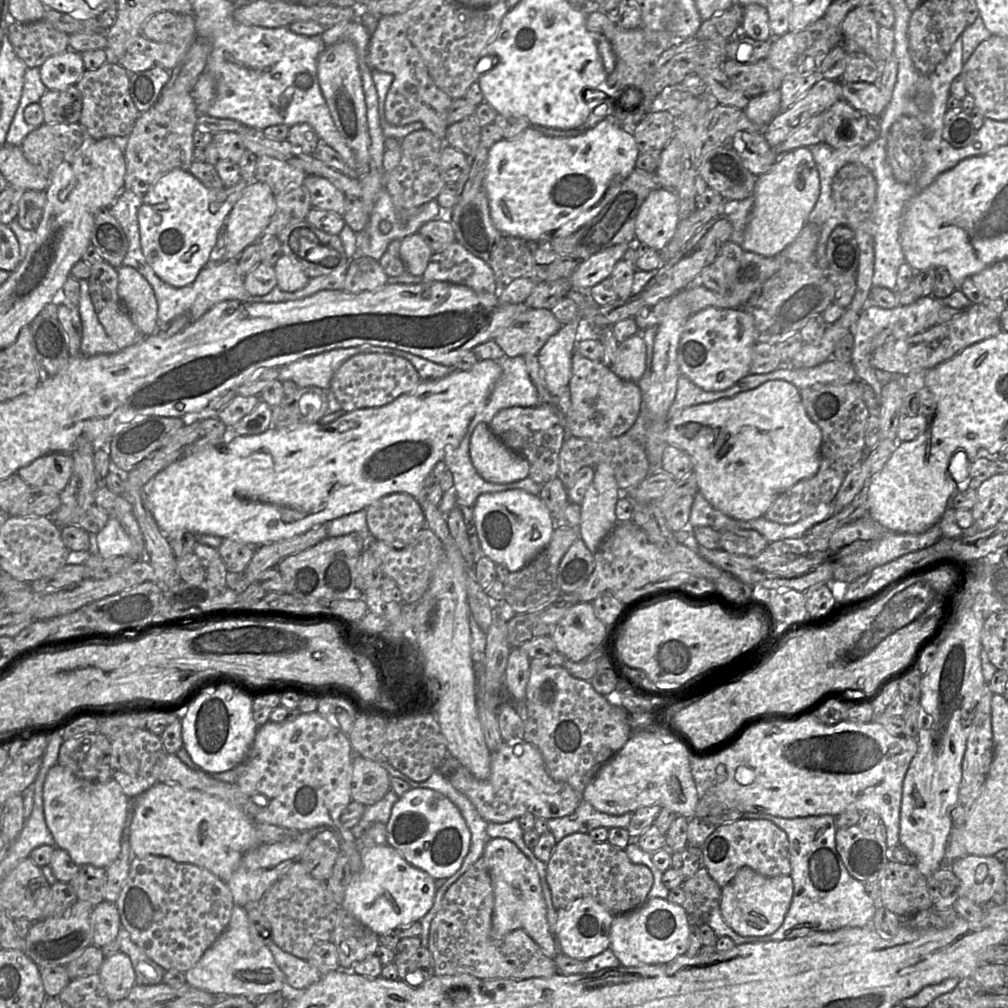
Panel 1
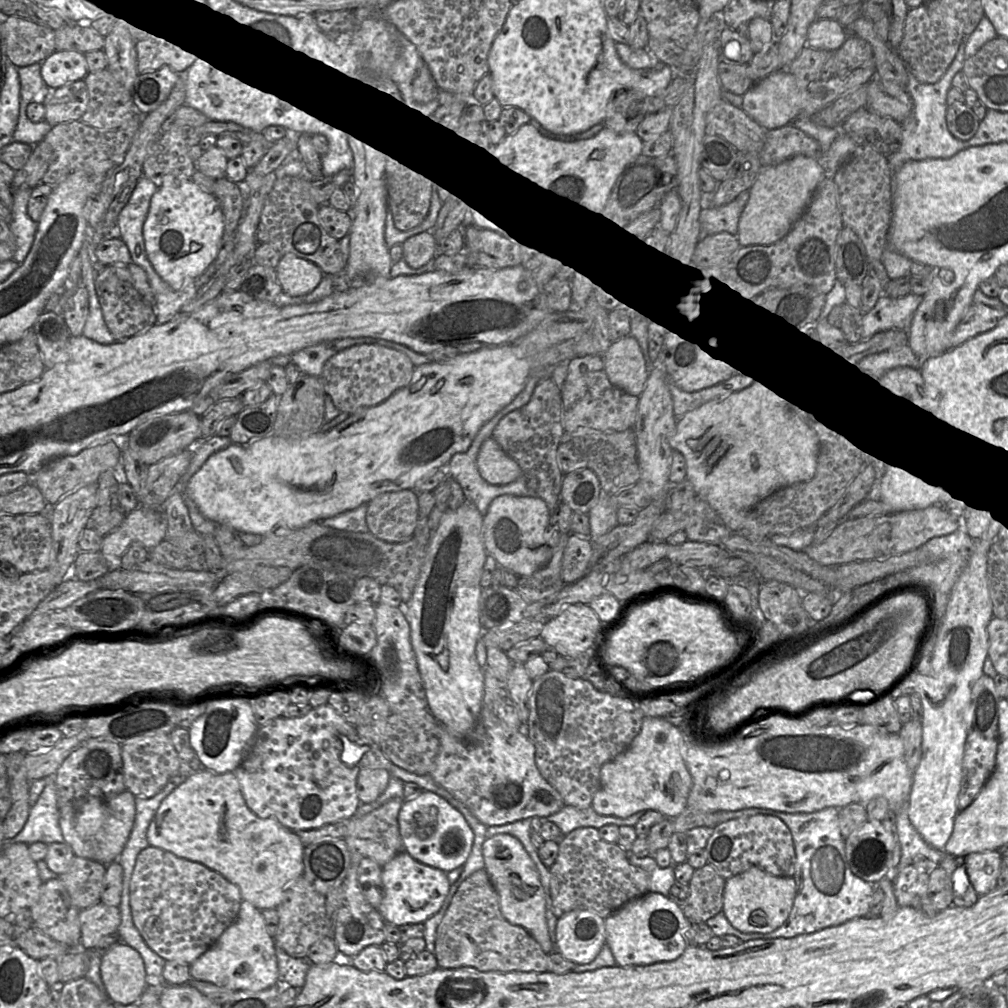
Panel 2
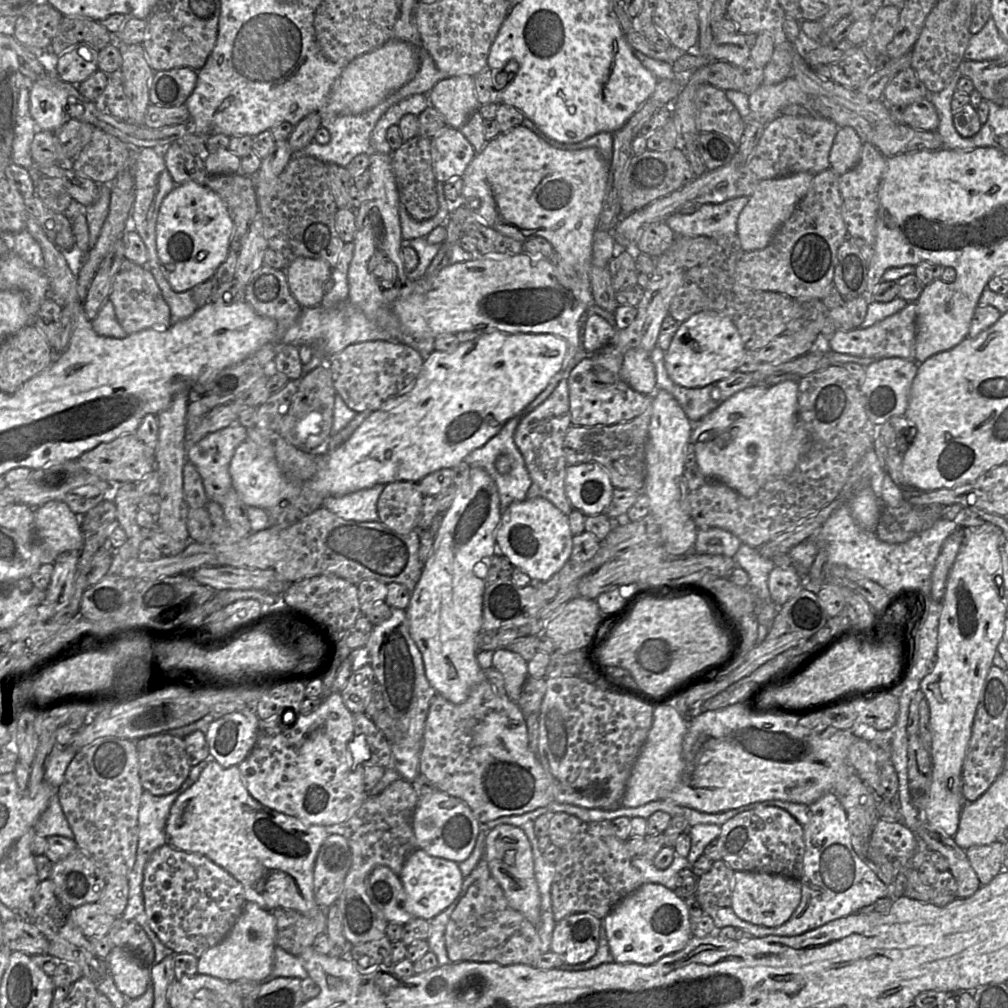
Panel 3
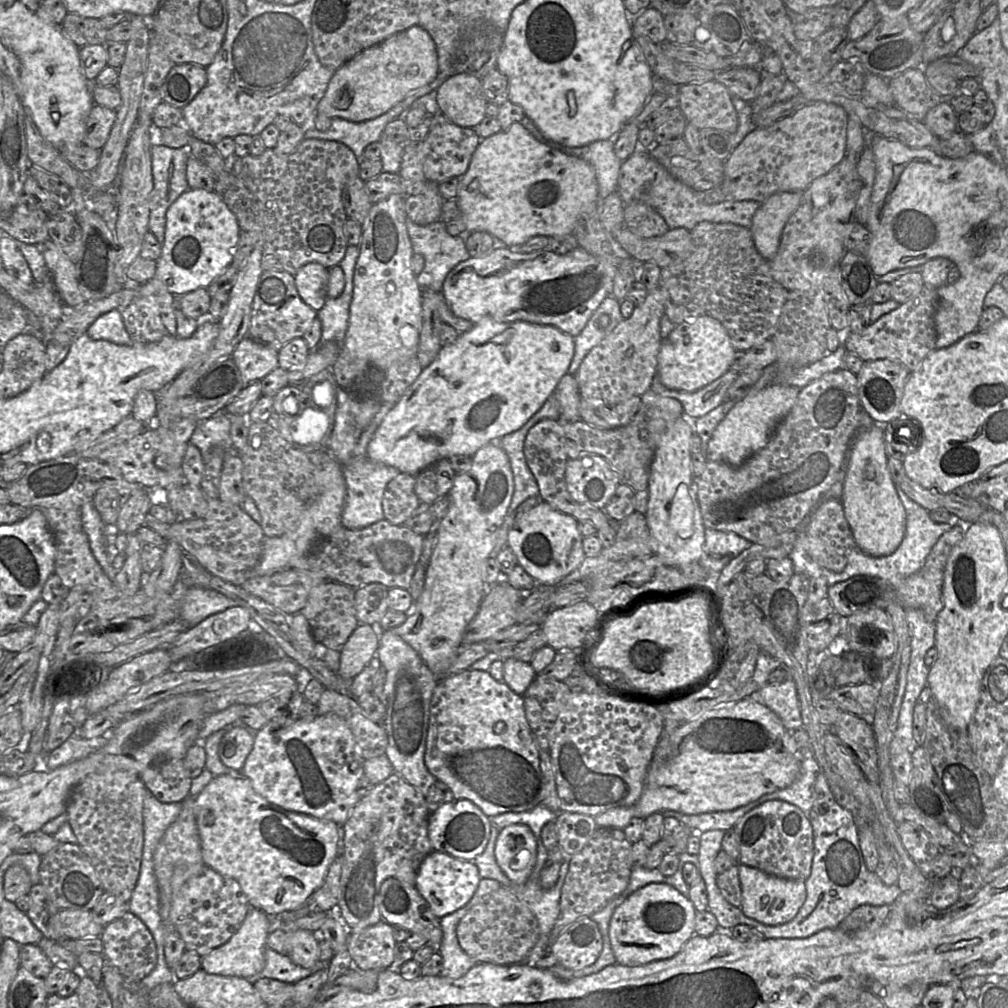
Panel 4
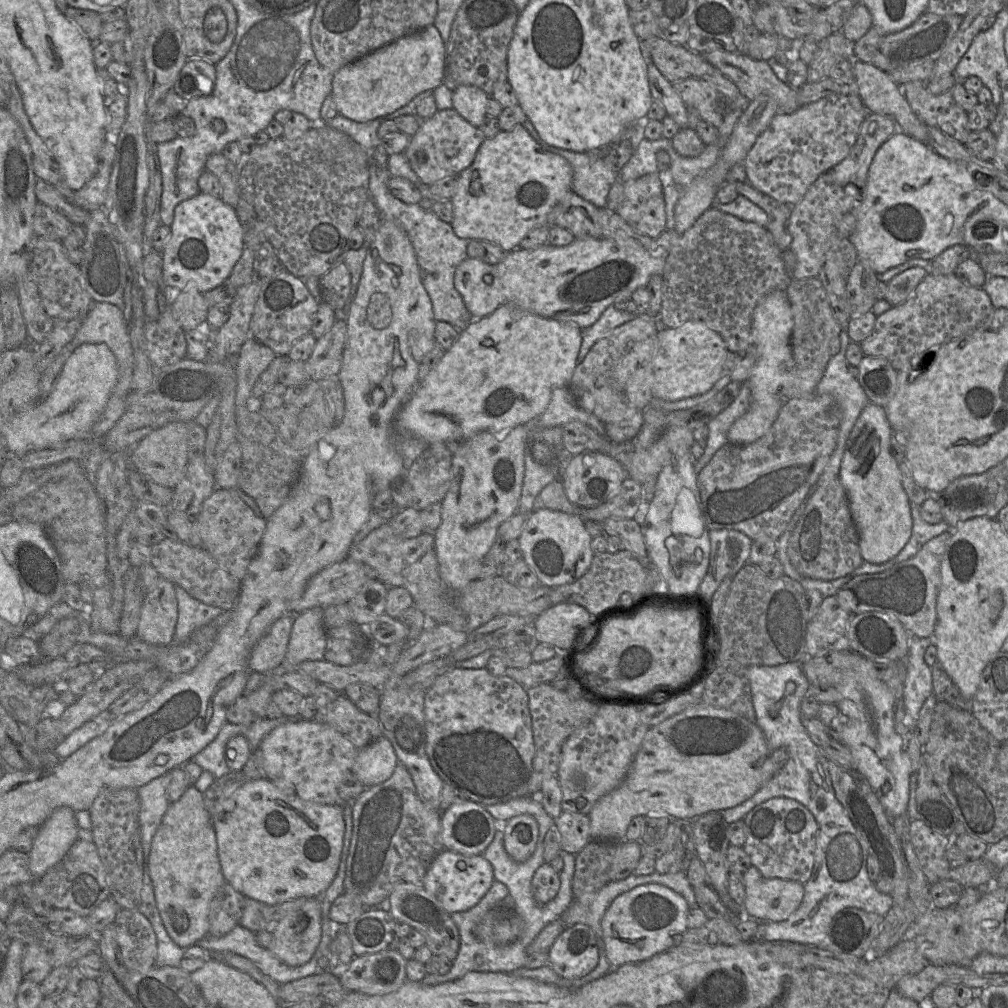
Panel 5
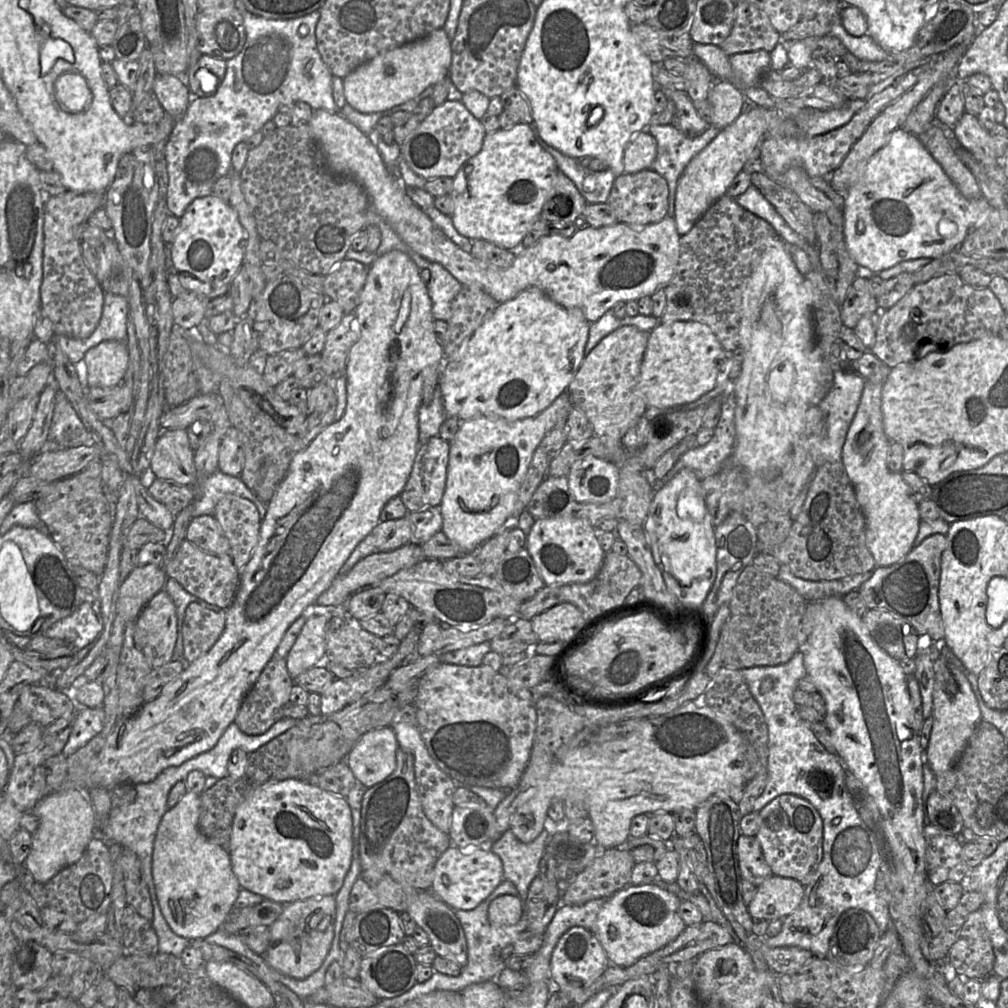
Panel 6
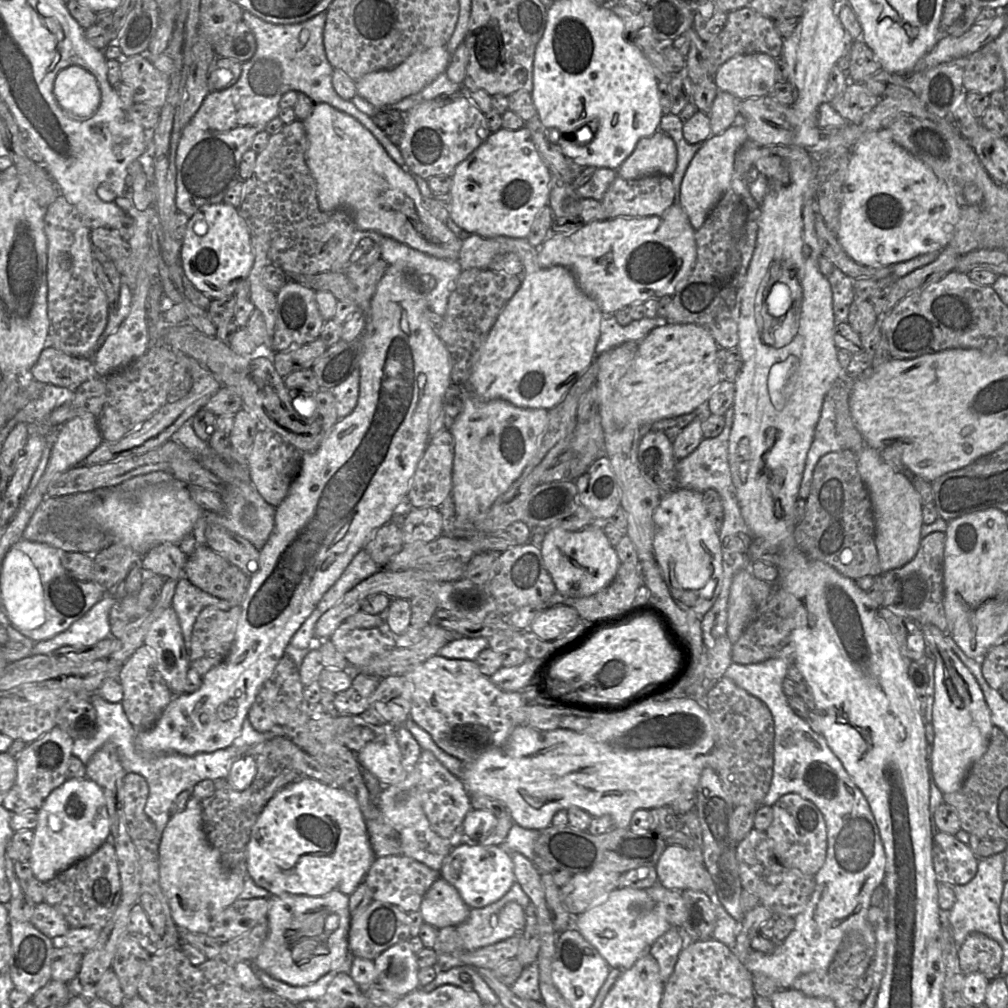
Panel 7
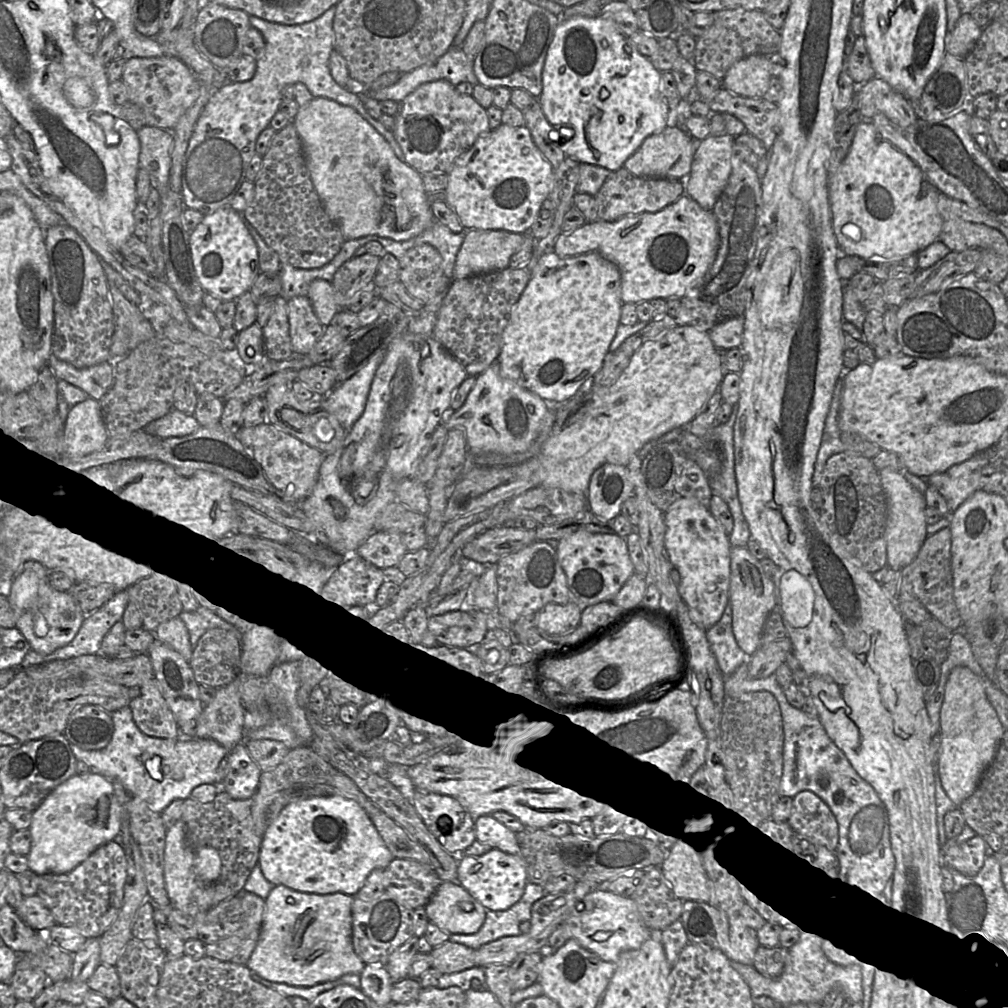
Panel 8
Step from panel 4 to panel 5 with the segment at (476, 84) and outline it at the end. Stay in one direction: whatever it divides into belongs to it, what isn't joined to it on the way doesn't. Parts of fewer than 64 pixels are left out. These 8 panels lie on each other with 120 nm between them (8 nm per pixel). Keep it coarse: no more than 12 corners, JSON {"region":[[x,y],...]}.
{"region":[[462,85],[452,92],[452,108],[479,127],[490,99],[485,91]]}

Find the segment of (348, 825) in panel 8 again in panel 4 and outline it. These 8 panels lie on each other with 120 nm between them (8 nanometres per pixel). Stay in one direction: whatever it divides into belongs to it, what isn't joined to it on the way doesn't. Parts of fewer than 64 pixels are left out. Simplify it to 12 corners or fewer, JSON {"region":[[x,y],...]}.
{"region":[[241,773],[195,796],[204,864],[268,916],[301,906],[337,823]]}

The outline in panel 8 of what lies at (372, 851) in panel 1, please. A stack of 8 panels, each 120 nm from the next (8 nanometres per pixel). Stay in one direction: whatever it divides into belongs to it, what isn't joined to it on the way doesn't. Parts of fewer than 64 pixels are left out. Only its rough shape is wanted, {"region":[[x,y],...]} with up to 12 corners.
{"region":[[459,855],[458,882],[487,910],[507,910],[528,883],[519,855]]}

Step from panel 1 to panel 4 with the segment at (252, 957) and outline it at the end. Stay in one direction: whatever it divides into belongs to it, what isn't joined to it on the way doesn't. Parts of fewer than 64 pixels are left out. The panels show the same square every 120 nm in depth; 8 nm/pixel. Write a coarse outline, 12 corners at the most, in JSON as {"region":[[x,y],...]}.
{"region":[[251,907],[237,932],[202,957],[209,974],[255,979],[273,921]]}

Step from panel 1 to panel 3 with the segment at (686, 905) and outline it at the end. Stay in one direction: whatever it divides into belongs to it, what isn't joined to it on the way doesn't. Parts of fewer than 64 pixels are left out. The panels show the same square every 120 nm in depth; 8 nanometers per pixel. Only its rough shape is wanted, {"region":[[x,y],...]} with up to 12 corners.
{"region":[[723,860],[697,879],[702,909],[731,907],[734,870]]}

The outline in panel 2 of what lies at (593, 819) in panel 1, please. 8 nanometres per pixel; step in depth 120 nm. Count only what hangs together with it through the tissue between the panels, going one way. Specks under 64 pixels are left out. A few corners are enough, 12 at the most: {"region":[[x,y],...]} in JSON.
{"region":[[564,805],[545,818],[564,835],[581,827],[608,824],[634,827],[646,811],[627,818],[598,814],[591,806]]}

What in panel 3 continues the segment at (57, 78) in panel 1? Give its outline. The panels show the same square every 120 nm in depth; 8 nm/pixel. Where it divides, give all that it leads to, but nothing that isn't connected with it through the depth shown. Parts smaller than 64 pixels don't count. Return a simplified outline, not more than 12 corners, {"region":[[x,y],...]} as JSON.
{"region":[[78,43],[55,58],[60,80],[79,84],[98,70],[98,50]]}

